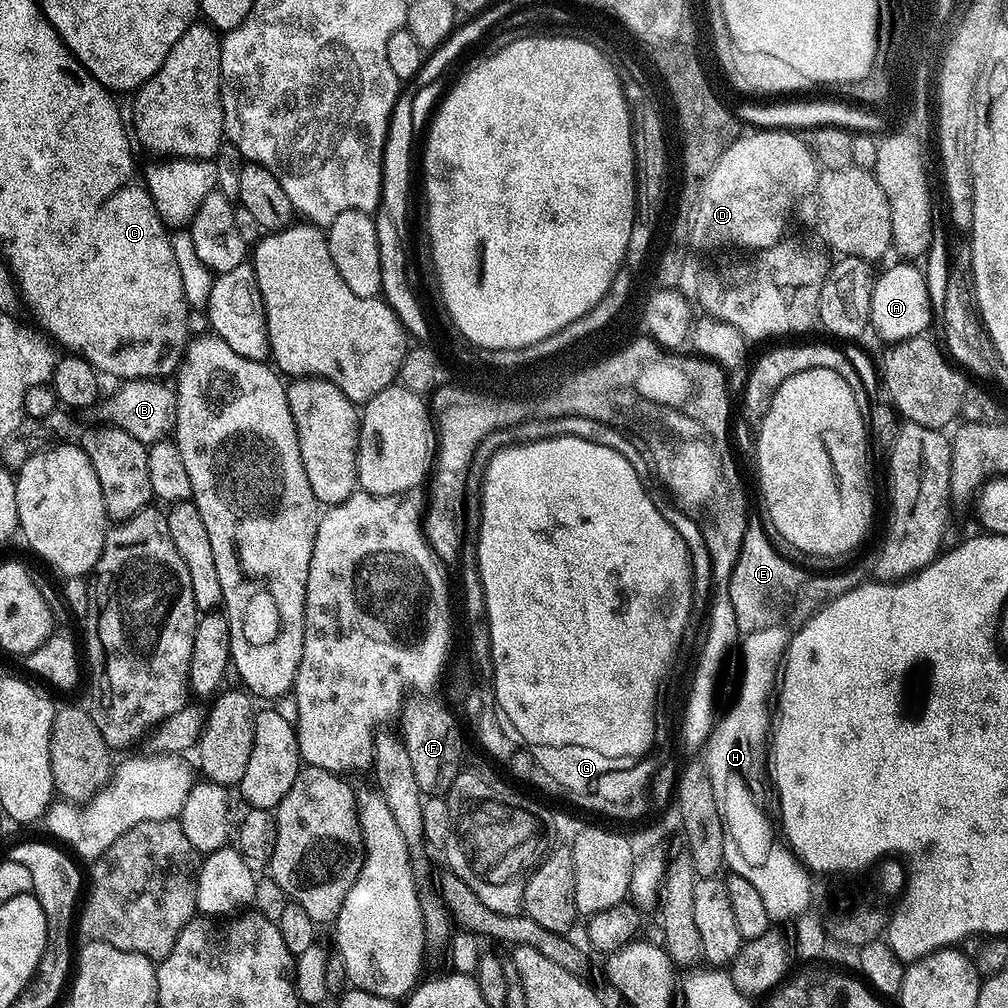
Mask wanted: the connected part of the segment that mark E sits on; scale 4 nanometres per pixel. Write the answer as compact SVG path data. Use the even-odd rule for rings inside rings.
M755 514L749 515L746 534L742 538L742 550L734 562L734 570L730 574L730 603L734 606L734 618L736 619L737 633L747 634L756 629L762 629L781 619L786 609L796 599L798 593L803 589L806 579L805 569L800 565L790 562L770 542L770 538L764 529L765 521L760 520Z

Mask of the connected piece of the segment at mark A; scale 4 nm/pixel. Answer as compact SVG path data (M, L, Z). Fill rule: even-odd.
M896 262L884 273L875 277L870 298L871 331L877 332L884 342L895 342L925 335L932 324L934 309L930 302L930 294L926 286L923 271L912 262Z

